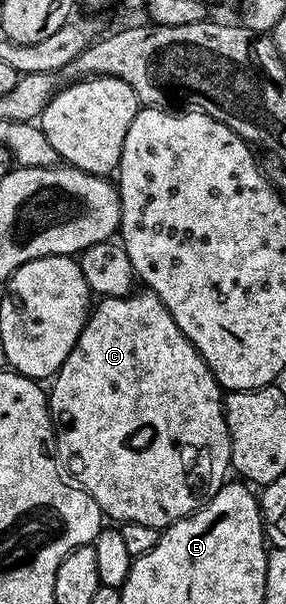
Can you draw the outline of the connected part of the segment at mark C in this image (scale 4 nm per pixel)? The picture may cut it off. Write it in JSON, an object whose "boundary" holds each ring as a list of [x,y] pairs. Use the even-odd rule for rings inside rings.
{"boundary":[[[150,290],[142,291],[132,291],[128,296],[108,296],[100,299],[92,307],[87,324],[81,330],[73,350],[69,350],[69,358],[65,358],[65,362],[50,381],[52,384],[51,388],[49,384],[49,407],[51,422],[55,425],[57,459],[65,469],[66,475],[93,497],[104,517],[111,519],[112,516],[115,519],[112,521],[119,524],[142,522],[145,526],[162,530],[181,518],[192,516],[197,509],[203,507],[211,497],[217,494],[217,490],[223,488],[228,479],[227,472],[229,473],[231,468],[231,439],[227,429],[227,419],[223,413],[224,389],[220,388],[215,381],[215,376],[193,346],[193,342],[189,342],[189,338],[181,334],[177,322],[173,322],[173,314],[169,314],[161,298],[157,298]]]}

